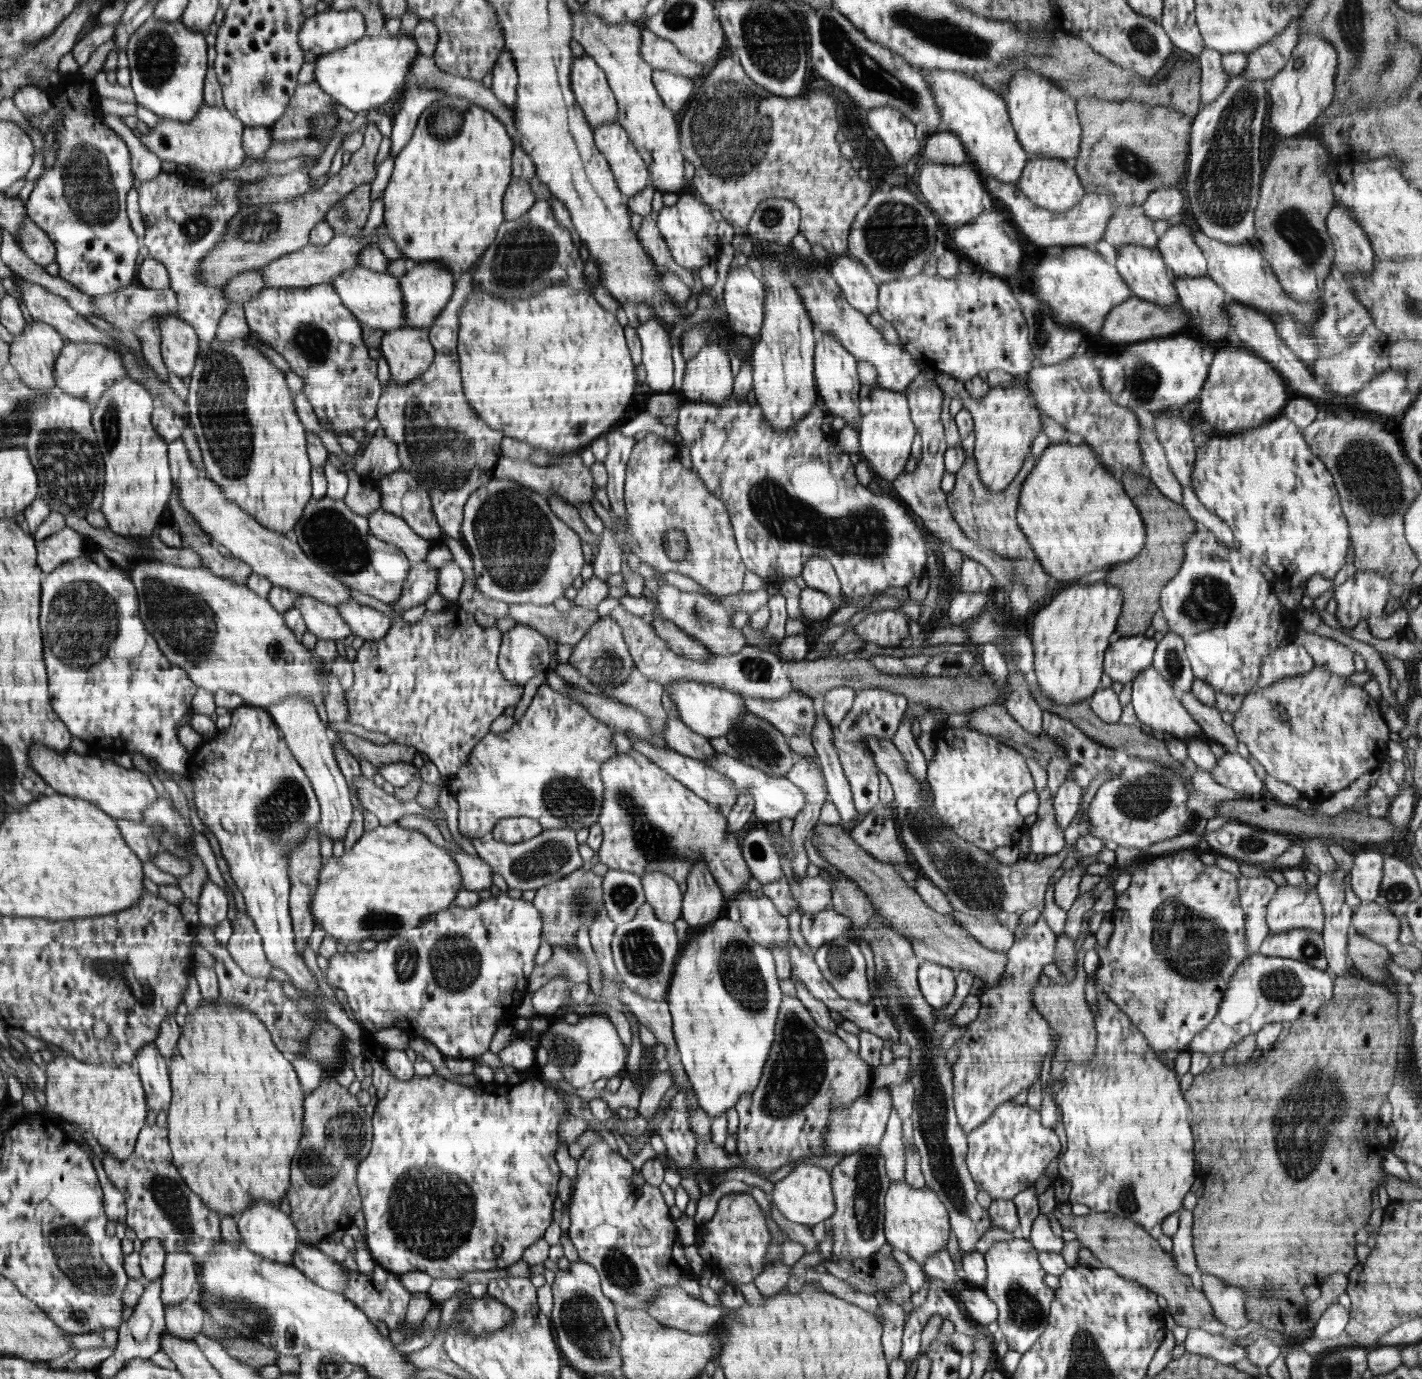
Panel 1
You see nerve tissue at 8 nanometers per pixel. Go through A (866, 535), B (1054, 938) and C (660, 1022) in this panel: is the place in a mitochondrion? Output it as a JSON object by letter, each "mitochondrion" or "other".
{"A":"mitochondrion","B":"other","C":"other"}

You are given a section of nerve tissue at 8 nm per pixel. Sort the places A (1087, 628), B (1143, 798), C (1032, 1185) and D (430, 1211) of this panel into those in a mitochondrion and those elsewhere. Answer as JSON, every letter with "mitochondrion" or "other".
{"A":"other","B":"mitochondrion","C":"other","D":"mitochondrion"}

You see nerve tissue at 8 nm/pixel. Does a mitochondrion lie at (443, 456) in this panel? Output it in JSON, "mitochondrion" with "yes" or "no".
{"mitochondrion":"yes"}

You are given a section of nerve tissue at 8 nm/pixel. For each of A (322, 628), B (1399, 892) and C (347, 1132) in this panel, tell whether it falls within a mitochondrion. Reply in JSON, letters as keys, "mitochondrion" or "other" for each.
{"A":"other","B":"mitochondrion","C":"mitochondrion"}

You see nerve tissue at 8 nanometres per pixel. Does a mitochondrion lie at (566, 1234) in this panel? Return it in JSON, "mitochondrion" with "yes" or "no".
{"mitochondrion":"no"}

